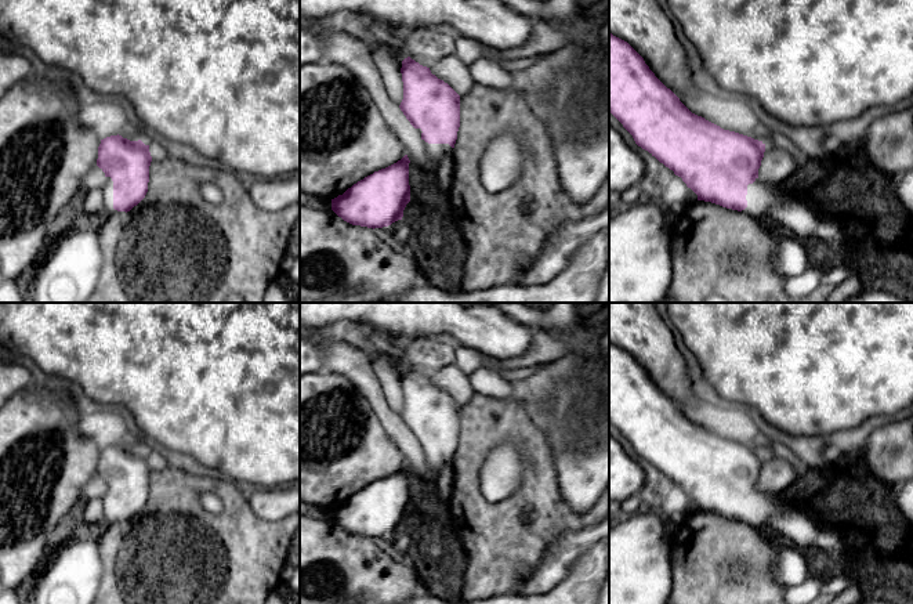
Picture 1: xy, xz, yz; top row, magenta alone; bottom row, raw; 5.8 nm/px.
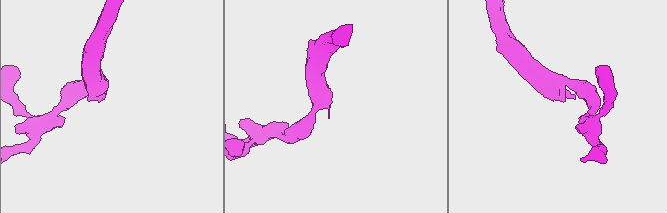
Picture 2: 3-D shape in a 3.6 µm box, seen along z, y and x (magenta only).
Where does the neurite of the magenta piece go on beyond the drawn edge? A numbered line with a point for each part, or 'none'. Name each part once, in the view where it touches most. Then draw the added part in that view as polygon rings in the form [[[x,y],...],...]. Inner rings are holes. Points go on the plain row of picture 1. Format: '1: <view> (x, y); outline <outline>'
1: xz (435, 462); outline [[[416,438],[421,453],[425,457],[427,466],[436,474],[436,481],[438,477],[442,471],[442,469],[453,459],[449,453],[428,453],[421,448],[421,438]]]

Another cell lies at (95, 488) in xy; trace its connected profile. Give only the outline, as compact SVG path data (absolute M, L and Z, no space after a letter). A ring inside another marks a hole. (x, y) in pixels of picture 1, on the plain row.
M97 474L84 488L84 499L104 498L106 492L105 482Z

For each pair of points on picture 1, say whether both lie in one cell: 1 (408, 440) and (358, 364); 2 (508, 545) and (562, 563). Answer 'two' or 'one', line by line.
1: one
2: two

